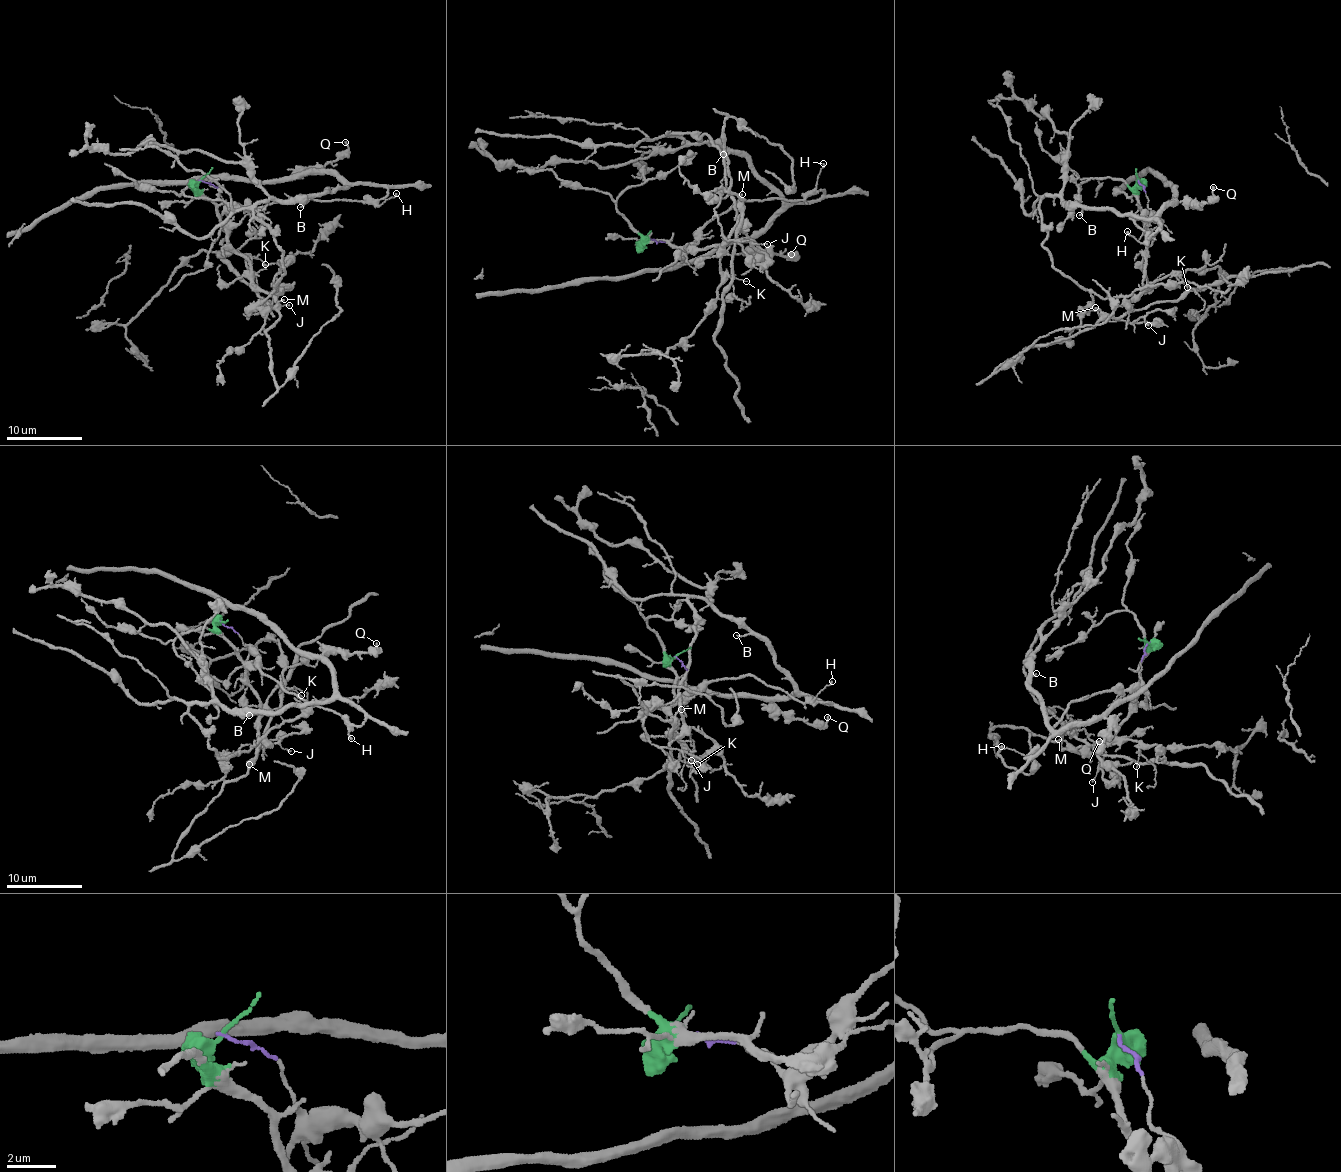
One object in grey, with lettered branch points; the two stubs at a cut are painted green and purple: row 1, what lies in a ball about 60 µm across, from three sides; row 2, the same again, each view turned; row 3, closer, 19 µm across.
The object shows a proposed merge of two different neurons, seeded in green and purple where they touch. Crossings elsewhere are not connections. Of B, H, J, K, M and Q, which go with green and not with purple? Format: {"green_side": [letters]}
{"green_side": ["J", "K", "M"]}

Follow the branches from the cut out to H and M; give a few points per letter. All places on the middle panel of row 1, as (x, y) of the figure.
H: (645, 239), (665, 242), (678, 250), (686, 248), (706, 224), (741, 199), (803, 199), (815, 185), (823, 163)
M: (645, 239), (642, 243), (654, 240), (690, 250), (706, 250), (716, 244), (720, 247), (741, 211), (742, 194)

